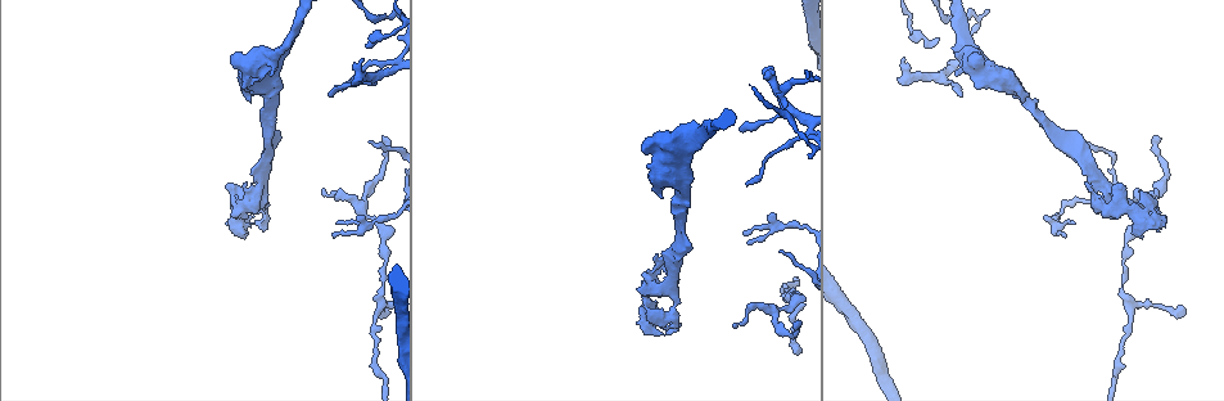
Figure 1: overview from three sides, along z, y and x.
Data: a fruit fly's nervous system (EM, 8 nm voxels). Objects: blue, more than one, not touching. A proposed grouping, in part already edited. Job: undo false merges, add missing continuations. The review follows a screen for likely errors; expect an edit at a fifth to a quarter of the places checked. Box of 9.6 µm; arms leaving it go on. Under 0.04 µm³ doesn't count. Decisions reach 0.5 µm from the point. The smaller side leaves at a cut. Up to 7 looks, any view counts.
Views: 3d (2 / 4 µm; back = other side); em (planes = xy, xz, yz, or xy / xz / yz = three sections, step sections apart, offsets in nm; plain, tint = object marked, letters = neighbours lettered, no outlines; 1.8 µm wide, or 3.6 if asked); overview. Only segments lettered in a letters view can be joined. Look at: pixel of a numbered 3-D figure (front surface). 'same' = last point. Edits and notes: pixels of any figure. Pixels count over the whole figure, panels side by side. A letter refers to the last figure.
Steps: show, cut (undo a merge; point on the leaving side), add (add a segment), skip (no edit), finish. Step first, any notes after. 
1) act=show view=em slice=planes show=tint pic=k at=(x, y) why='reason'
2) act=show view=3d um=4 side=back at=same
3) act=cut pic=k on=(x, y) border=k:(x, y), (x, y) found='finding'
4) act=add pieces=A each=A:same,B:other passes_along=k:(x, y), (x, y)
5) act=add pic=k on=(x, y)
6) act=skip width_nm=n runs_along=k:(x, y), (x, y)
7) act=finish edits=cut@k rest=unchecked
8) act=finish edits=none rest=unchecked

act=show view=3d um=4 pic=1 at=(782, 310) why='narrows sharply'

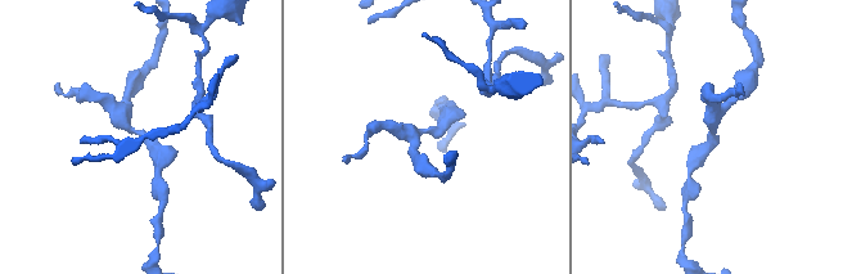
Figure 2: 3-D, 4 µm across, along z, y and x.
act=show view=em slice=planes show=tint pic=2 at=(131, 132)

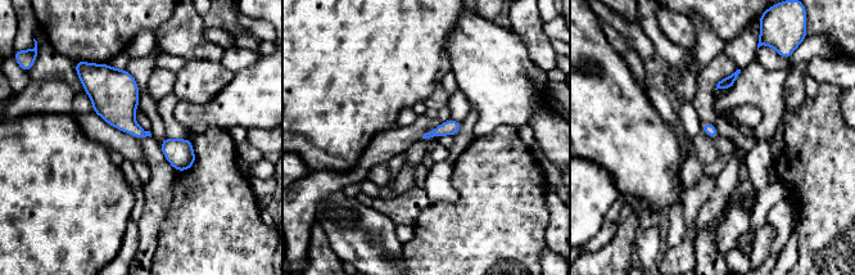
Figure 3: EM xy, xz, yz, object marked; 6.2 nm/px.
act=show view=em slice=planes show=letters at=same

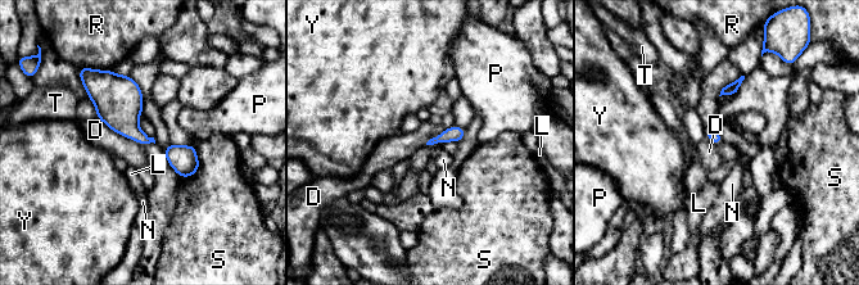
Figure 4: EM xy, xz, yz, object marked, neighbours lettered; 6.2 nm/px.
act=skip each=D:other,L:other,N:other,P:other,R:other,S:other,T:other,Y:other border=4:(96, 117), (114, 131), (143, 145) found='continuous, no second neuron'

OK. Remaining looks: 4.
act=show view=em slice=xy step=16 show=plain pic=1 at=(672, 282) why='abrupt turn'

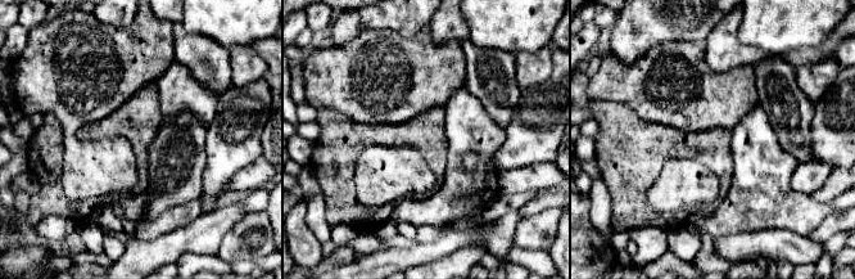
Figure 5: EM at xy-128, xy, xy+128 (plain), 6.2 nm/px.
act=show view=em slice=xy step=16 show=letters at=same

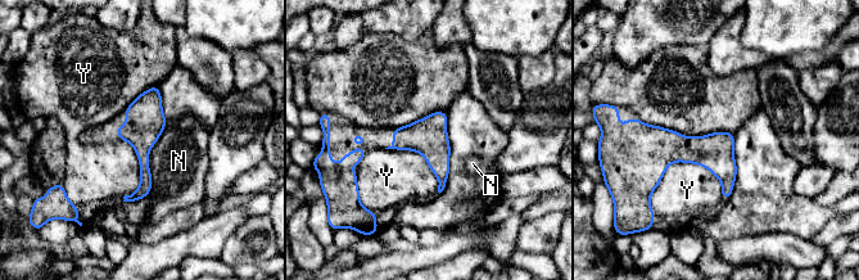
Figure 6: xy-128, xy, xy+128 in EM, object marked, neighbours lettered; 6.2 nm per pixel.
act=skip width_nm=220 each=N:other,Y:other runs_along=6:(156, 90), (144, 113), (145, 186), (127, 198) found='continuous, no second neuron'

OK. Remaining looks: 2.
act=show view=em um=3.6 slice=xz step=8 show=tint pic=1 at=(660, 191) why='thick end'

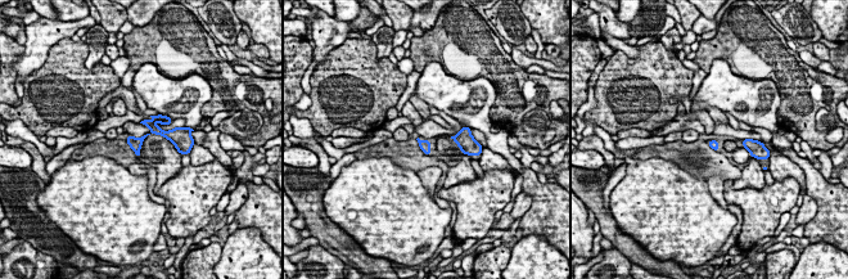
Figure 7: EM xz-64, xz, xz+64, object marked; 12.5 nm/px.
act=show view=em um=3.6 slice=xz step=8 show=letters at=same why='see the neighbours'

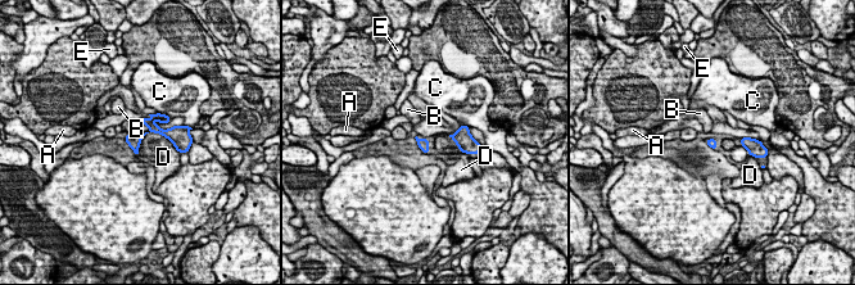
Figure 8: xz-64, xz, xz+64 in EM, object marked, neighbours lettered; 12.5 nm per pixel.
act=skip each=A:other,B:other,C:other,D:other,E:other runs_along=8:(173, 135), (149, 130), (129, 139) found='none of them fits'

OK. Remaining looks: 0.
act=finish edits=none rest=unchecked

